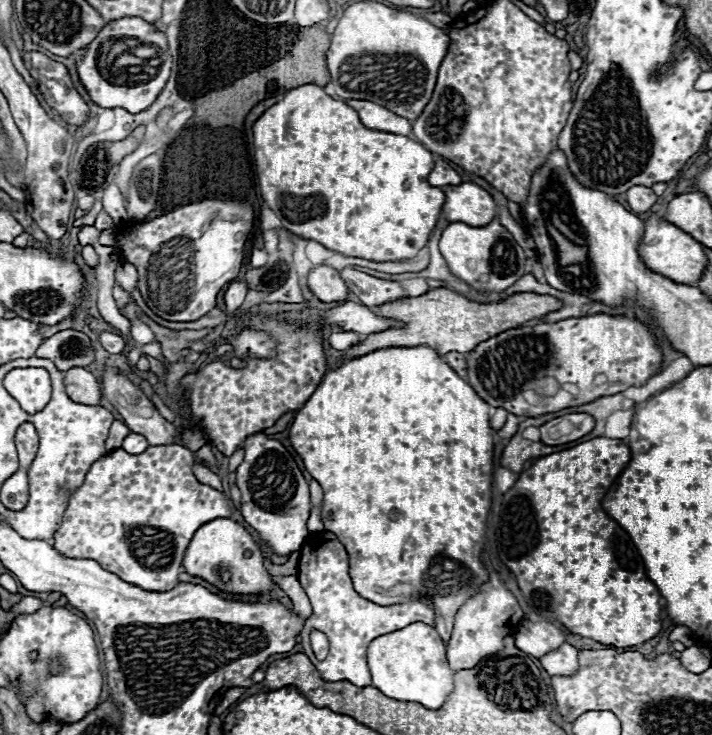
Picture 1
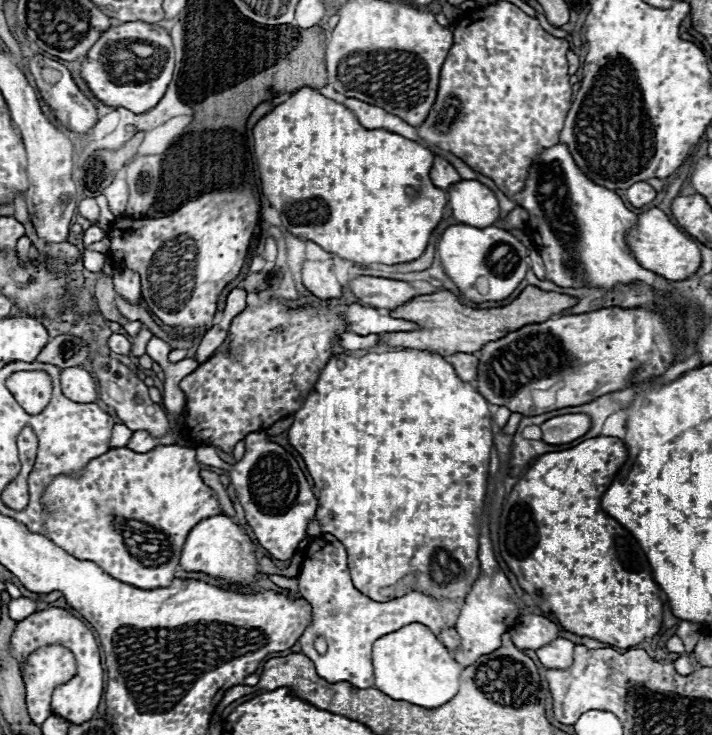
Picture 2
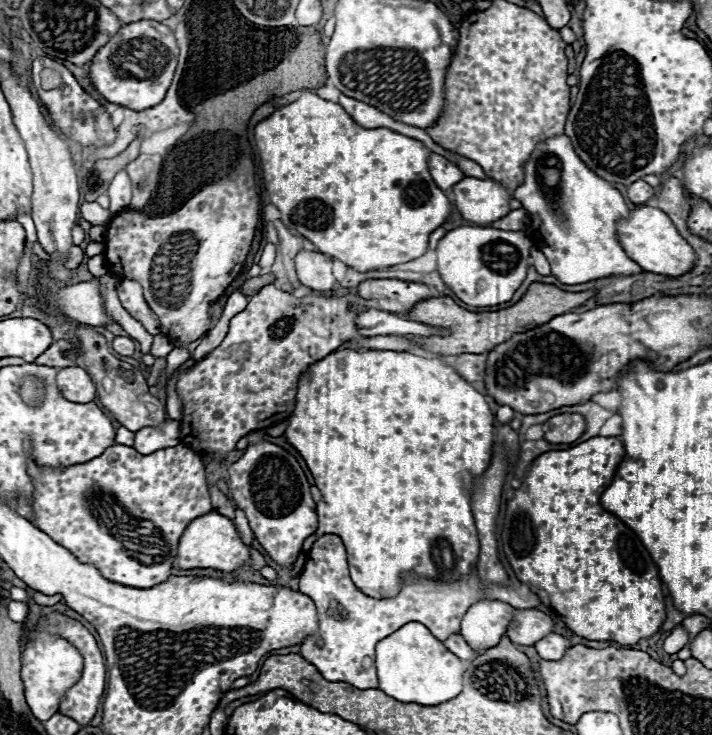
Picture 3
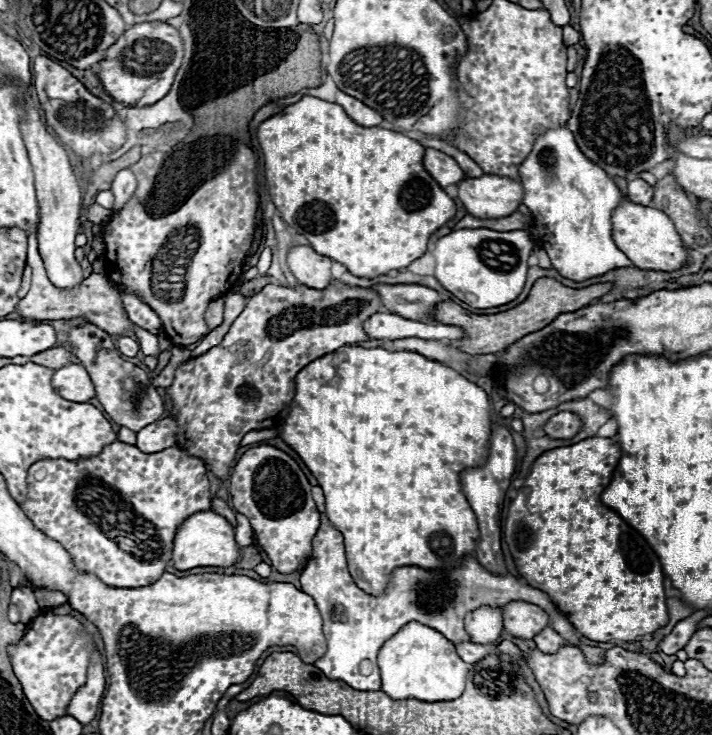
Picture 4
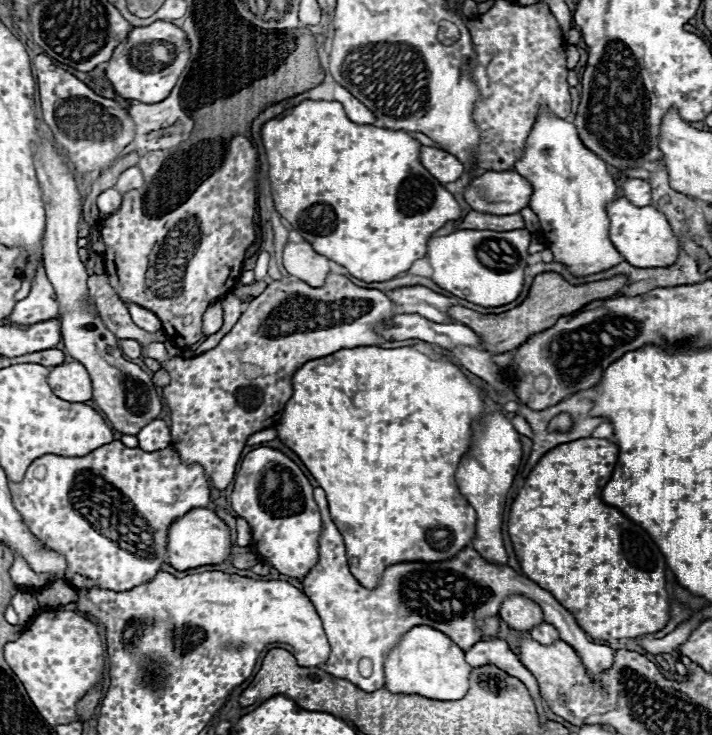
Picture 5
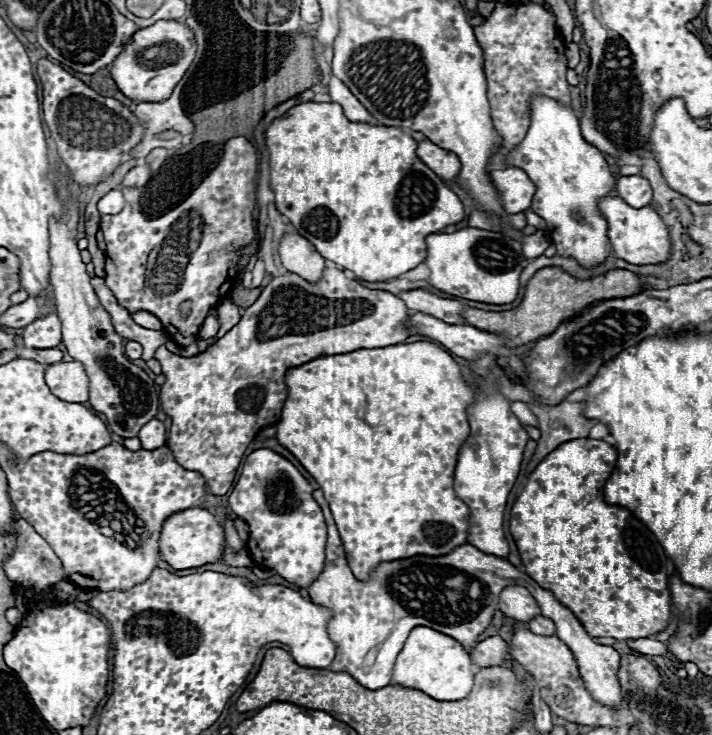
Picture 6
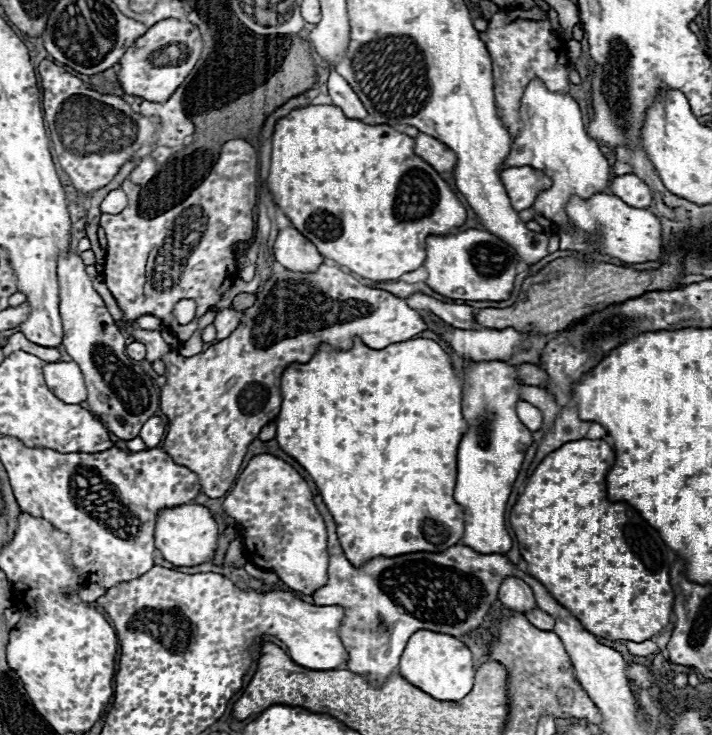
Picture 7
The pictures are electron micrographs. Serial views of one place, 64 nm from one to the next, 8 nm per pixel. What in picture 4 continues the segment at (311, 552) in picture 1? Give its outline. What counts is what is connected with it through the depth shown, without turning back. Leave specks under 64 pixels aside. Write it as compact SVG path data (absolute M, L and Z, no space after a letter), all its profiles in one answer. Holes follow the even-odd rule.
M313 486L312 497L321 515L321 526L312 542L314 552L306 568L302 570L300 582L302 592L310 594L322 614L324 620L324 636L328 642L326 654L316 660L316 668L320 668L330 680L344 680L356 690L380 690L380 670L378 670L378 652L386 640L390 640L402 626L410 622L420 622L442 632L450 642L470 642L470 636L464 628L464 618L482 608L498 608L508 600L524 600L536 604L546 610L548 624L572 646L578 646L590 664L602 664L604 648L588 646L582 642L582 634L572 626L568 616L558 610L558 606L550 600L550 596L530 584L522 584L520 578L512 574L492 574L486 570L474 556L464 556L456 568L450 570L424 570L418 566L400 566L390 574L390 582L386 592L380 596L370 596L360 590L346 568L344 542L342 534L334 530L324 513L325 497L320 486ZM368 660L370 672L362 674L360 664Z

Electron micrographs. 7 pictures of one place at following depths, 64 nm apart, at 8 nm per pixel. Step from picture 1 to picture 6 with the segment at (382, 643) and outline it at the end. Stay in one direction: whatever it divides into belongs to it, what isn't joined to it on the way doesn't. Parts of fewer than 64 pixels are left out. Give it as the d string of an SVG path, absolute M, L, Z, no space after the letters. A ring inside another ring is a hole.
M416 626L396 658L392 682L406 688L416 688L434 700L442 700L442 702L462 700L470 694L474 682L470 654L454 638L440 634L432 628Z

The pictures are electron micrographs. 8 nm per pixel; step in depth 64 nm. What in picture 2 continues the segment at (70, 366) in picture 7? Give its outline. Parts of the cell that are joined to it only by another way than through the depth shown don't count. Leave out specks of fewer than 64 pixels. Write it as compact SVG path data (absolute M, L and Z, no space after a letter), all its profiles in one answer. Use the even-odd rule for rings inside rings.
M80 366L64 368L60 372L60 384L62 384L64 396L70 398L70 400L74 400L74 402L90 404L90 402L94 402L98 398L94 378L90 376L90 372L86 372Z

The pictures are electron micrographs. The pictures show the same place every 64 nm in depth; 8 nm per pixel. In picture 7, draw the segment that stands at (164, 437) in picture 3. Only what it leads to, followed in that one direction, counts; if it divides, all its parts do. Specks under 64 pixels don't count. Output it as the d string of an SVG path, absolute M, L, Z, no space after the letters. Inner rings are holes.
M152 416L140 430L140 438L146 442L148 448L156 448L162 438L164 438L164 432L166 432L166 422L158 416Z

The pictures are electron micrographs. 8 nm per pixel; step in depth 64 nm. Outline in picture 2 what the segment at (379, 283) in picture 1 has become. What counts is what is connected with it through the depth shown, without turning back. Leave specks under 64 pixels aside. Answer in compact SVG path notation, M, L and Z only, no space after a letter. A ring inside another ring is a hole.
M358 276L350 282L350 288L358 300L382 310L394 310L418 296L416 288L408 282L374 276Z

